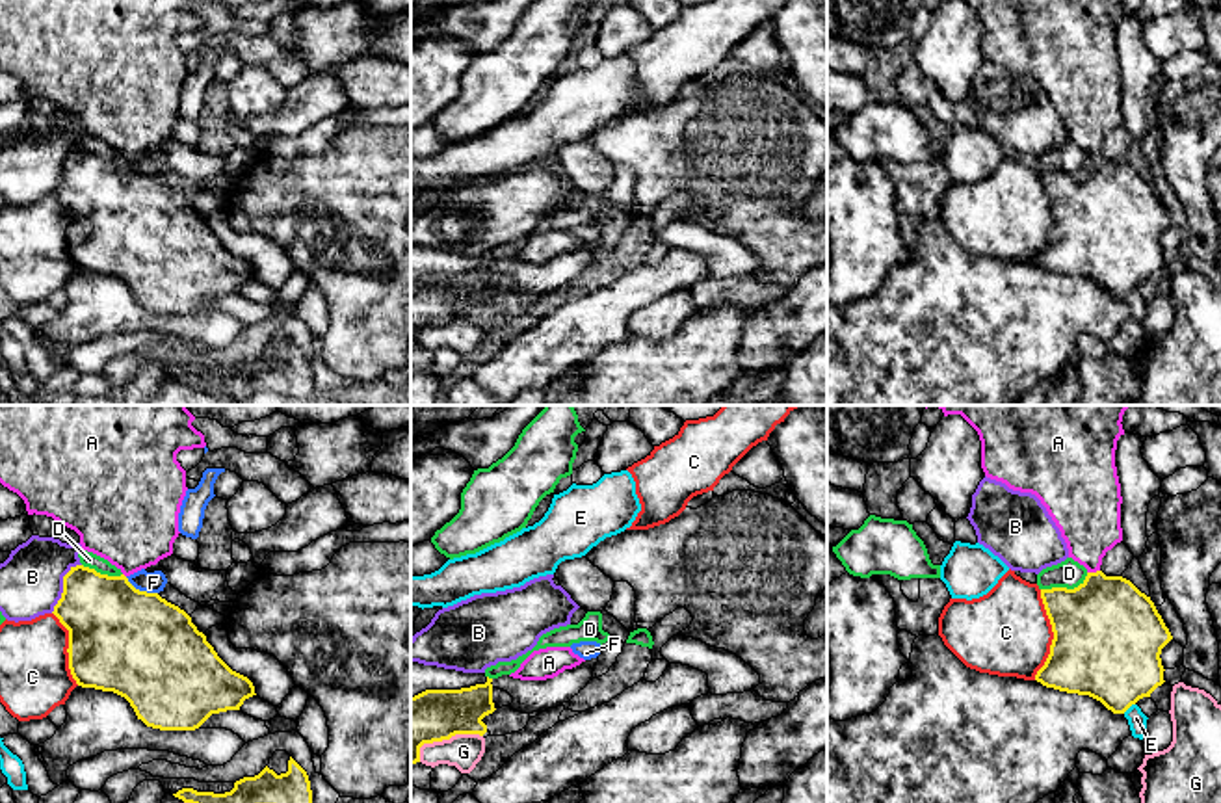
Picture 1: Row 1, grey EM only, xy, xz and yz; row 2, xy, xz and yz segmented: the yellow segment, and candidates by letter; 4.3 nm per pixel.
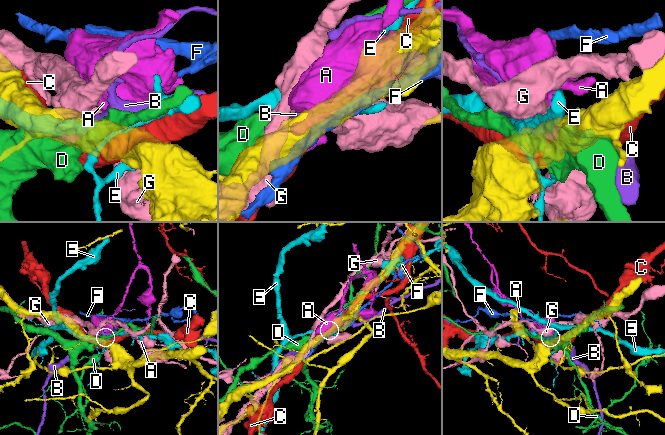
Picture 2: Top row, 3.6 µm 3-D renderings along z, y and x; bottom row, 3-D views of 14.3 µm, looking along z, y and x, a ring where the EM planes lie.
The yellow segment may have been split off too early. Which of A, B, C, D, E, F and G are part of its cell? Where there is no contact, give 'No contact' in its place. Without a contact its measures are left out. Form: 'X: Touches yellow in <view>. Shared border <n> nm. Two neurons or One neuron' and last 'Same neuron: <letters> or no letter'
A: Touches yellow in yz. Shared border 60 nm. Two neurons
B: Touches yellow in xy. Shared border 260 nm. Two neurons
C: Touches yellow in yz. Shared border 400 nm. Two neurons
D: Touches yellow in yz. Shared border 220 nm. Two neurons
E: Touches yellow in yz. Shared border 70 nm. Two neurons
F: Touches yellow in xy. Shared border 160 nm. Two neurons
G: Touches yellow in xz. Shared border 300 nm. Two neurons
Same neuron: no letter

